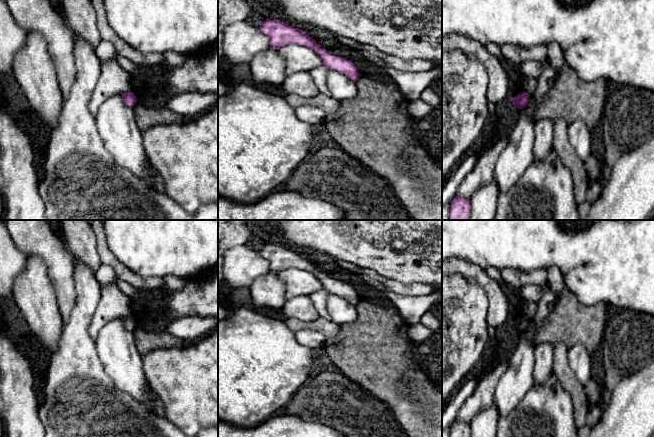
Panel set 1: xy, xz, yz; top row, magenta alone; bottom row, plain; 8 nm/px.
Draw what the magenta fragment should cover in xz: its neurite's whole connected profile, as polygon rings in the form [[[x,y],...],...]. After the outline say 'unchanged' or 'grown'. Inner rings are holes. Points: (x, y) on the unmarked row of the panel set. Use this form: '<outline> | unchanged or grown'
[[[266,243],[259,251],[260,255],[269,262],[270,271],[279,273],[288,268],[298,268],[314,274],[322,283],[323,289],[331,294],[341,296],[356,306],[361,298],[356,289],[345,282],[336,280],[326,273],[321,272],[303,254],[287,249],[284,246]]] | unchanged

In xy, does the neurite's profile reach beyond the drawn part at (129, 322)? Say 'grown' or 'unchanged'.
unchanged

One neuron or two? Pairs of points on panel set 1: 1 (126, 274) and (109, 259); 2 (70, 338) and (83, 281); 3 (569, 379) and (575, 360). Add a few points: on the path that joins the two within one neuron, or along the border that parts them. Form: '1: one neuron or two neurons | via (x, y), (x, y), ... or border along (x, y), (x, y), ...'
1: one neuron | via (122, 271), (113, 262)
2: one neuron | via (77, 324), (83, 313), (83, 295)
3: two neurons | border along (567, 348), (568, 365), (583, 385)

